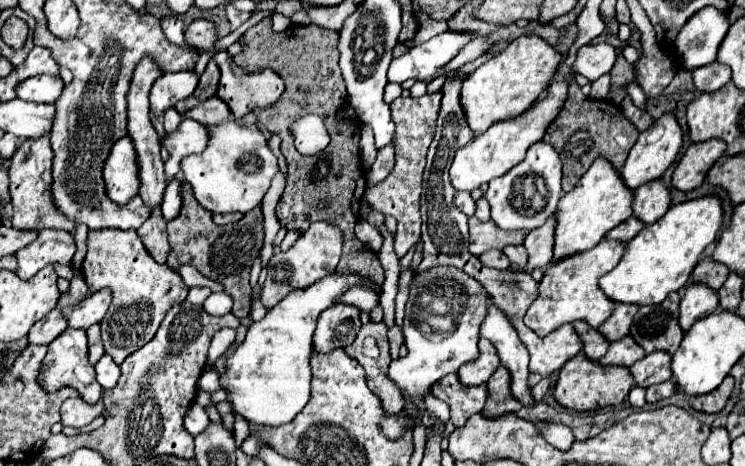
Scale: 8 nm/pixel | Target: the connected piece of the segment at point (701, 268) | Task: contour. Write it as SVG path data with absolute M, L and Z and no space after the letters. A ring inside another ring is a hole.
M701 258L697 268L693 270L691 282L705 284L705 286L709 286L709 288L713 288L717 292L723 286L723 280L727 278L727 274L729 274L729 270L723 264L713 262L711 258Z

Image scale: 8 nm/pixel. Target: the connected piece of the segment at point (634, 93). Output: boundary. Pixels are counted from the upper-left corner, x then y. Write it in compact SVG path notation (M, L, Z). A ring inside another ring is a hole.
M631 82L631 84L627 86L627 94L631 96L633 104L637 104L637 108L641 108L641 110L647 108L647 96L643 94L643 90L641 90L635 82Z

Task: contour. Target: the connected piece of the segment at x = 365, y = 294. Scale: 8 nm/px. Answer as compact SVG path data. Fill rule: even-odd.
M351 288L347 292L347 296L343 296L341 300L335 300L337 302L345 302L345 304L353 304L357 306L359 310L367 310L371 312L377 304L379 304L379 294L375 294L373 290L367 290L367 288Z

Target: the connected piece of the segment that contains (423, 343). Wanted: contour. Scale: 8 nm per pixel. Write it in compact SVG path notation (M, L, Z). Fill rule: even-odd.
M433 266L433 268L413 276L411 290L409 290L409 300L407 300L407 306L405 306L405 320L403 320L403 336L405 336L407 356L391 360L391 364L389 364L389 378L397 384L397 388L401 390L401 396L405 400L413 402L413 406L419 410L419 414L413 416L413 414L409 414L407 408L403 408L395 416L385 416L379 422L379 428L381 428L381 432L385 432L387 440L395 442L405 432L409 432L409 430L413 430L417 426L417 420L427 410L425 408L425 396L431 392L435 382L439 382L449 372L457 372L461 364L473 362L479 356L479 350L477 350L479 326L481 326L481 320L485 318L487 306L489 306L489 292L485 292L485 288L481 284L477 284L477 280L473 280L469 274L465 274L465 272L457 270L457 268ZM445 282L457 282L459 284L459 304L465 310L461 314L453 314L453 316L457 316L457 318L453 318L455 322L445 322L447 326L443 326L439 330L439 328L431 326L433 314L427 312L425 308L419 308L417 304L421 300L423 288L425 290L441 288L441 286L445 286Z

